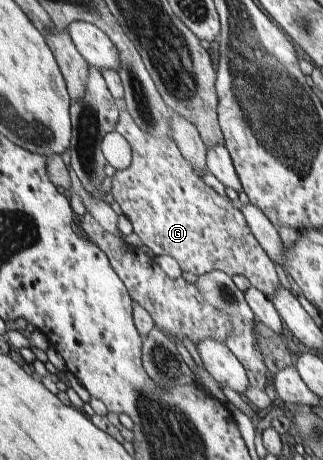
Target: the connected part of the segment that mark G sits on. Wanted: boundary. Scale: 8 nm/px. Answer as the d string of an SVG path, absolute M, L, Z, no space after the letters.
M122 111L117 132L131 145L131 164L118 170L112 183L112 195L123 214L133 225L133 232L140 237L143 245L152 249L154 255L170 256L179 263L179 271L190 271L201 276L214 270L229 275L244 275L251 285L259 289L268 299L277 294L280 280L274 262L261 248L260 242L252 233L244 214L237 209L237 203L230 203L226 197L206 185L202 178L194 174L192 164L181 154L170 136L153 136L142 131L127 111Z

